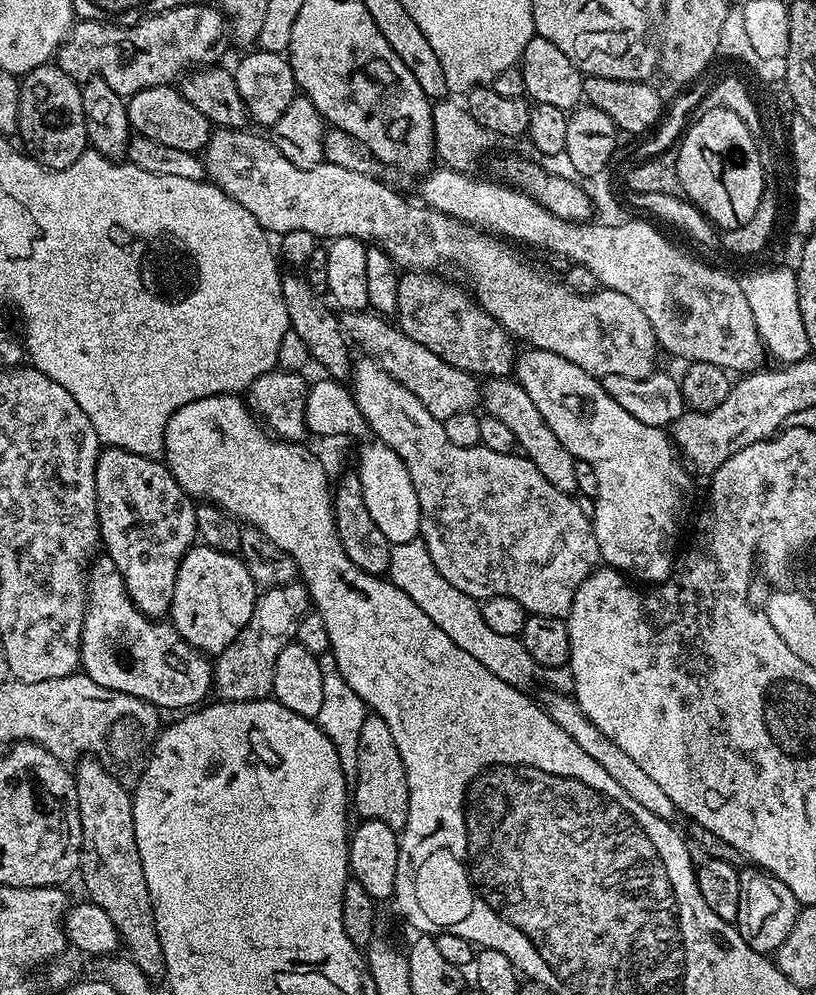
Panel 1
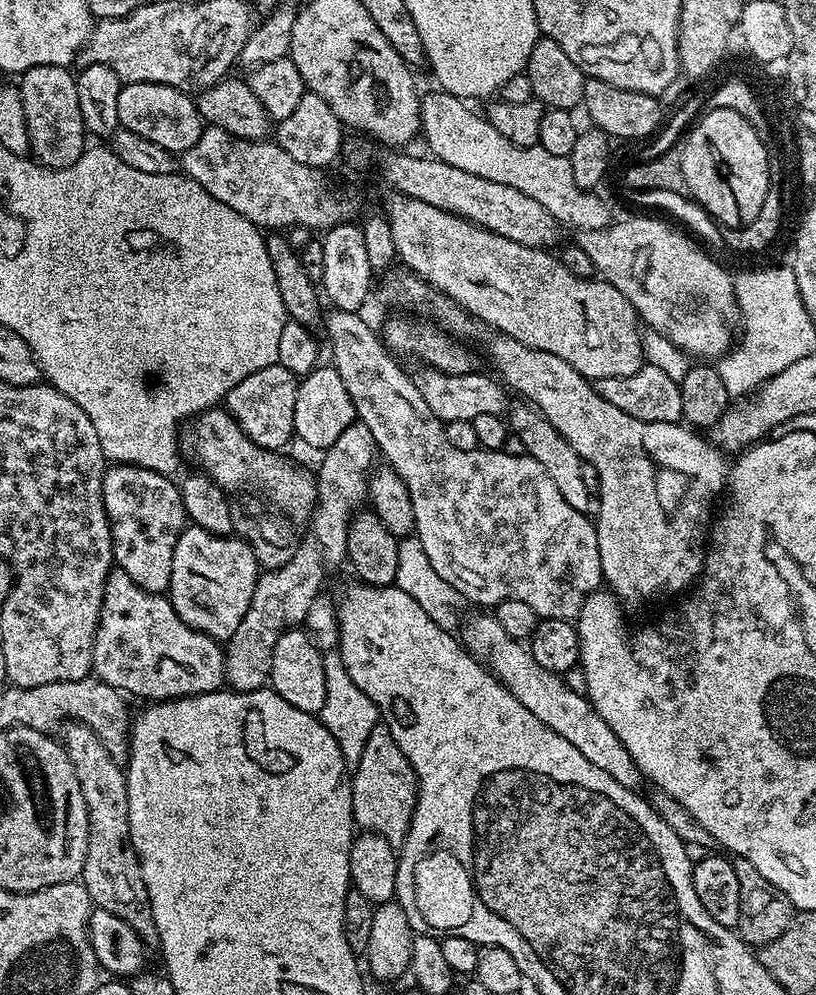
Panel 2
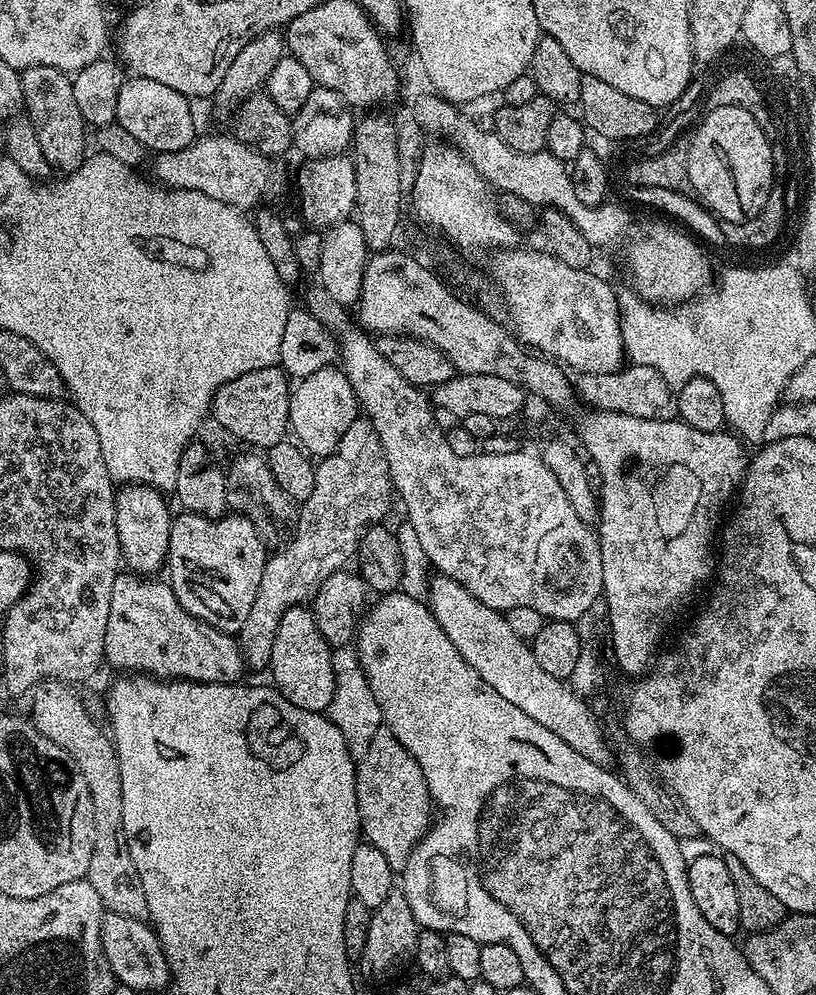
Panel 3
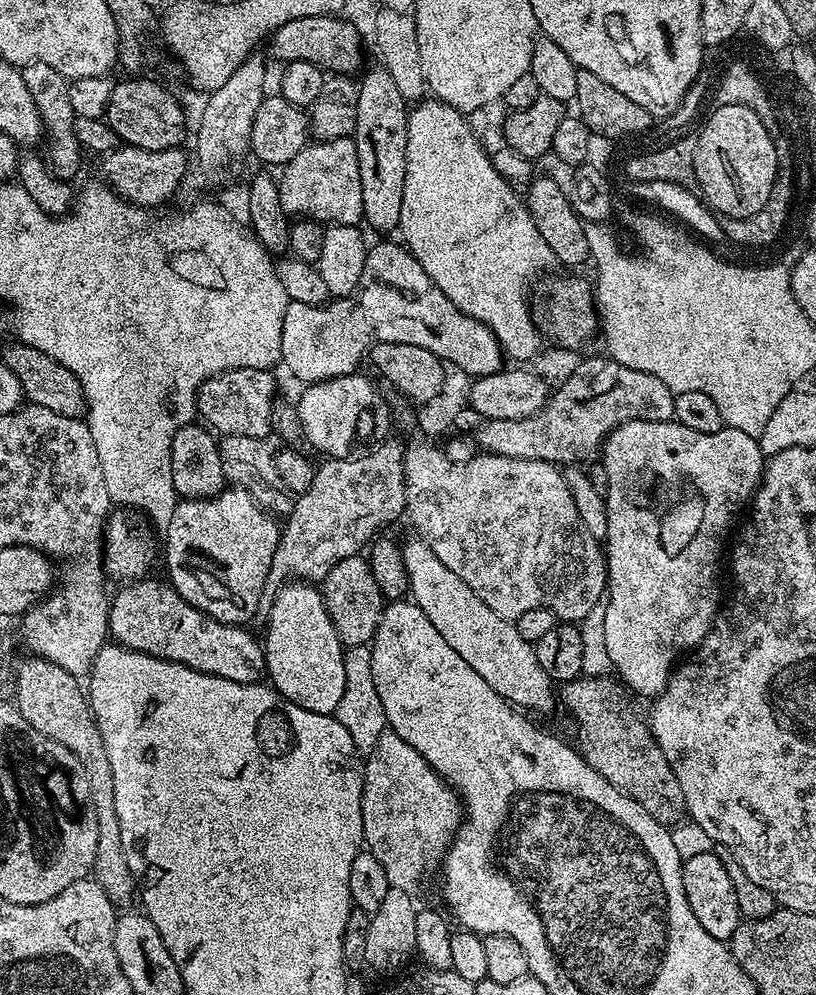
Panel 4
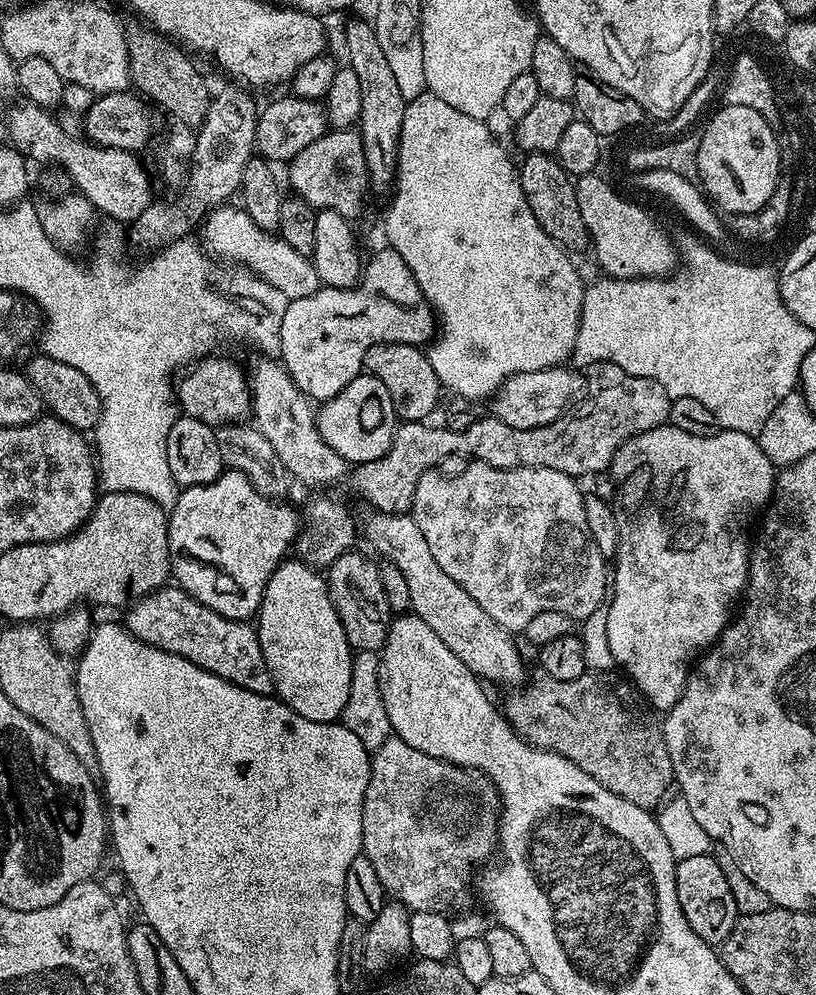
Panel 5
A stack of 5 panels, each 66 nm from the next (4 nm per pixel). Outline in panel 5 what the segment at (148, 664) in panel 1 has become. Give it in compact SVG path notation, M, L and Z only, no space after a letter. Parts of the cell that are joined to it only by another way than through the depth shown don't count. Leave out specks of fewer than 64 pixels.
M165 586L144 596L127 609L126 615L128 633L142 643L178 654L194 662L194 666L254 694L273 695L270 670L266 658L262 658L262 646L251 623L231 620L210 610L210 606L202 606L202 602L179 586Z

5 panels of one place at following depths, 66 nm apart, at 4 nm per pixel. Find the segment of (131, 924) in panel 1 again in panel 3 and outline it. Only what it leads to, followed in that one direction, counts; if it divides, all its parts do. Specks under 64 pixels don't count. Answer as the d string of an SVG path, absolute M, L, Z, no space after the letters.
M46 680L42 684L37 684L30 696L32 699L30 719L43 736L50 738L50 742L54 742L54 746L62 746L62 750L70 754L82 778L86 778L86 790L90 790L90 802L94 806L94 854L90 854L90 870L86 877L90 886L98 890L98 898L102 898L107 911L126 914L126 918L147 921L146 894L142 890L142 882L138 878L134 858L130 858L130 850L122 826L122 774L116 757L116 745L111 735L105 729L103 732L99 722L88 713L87 706L71 691L75 692L67 683L58 680Z

